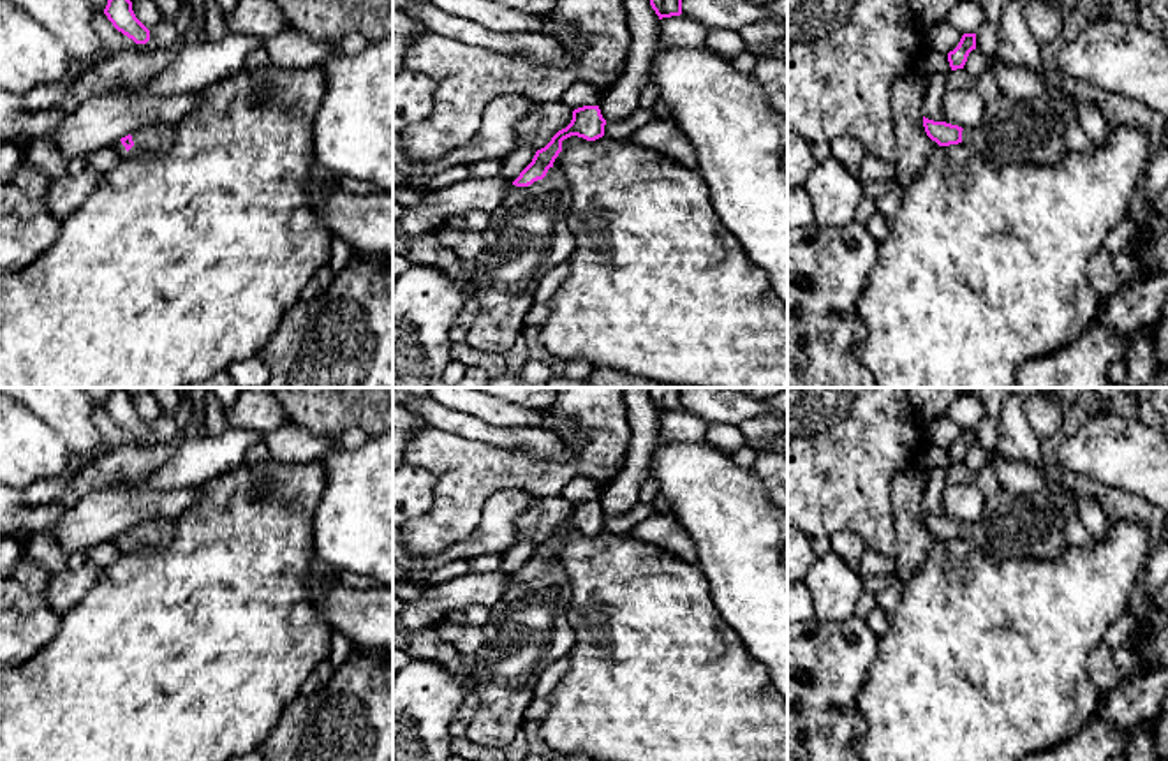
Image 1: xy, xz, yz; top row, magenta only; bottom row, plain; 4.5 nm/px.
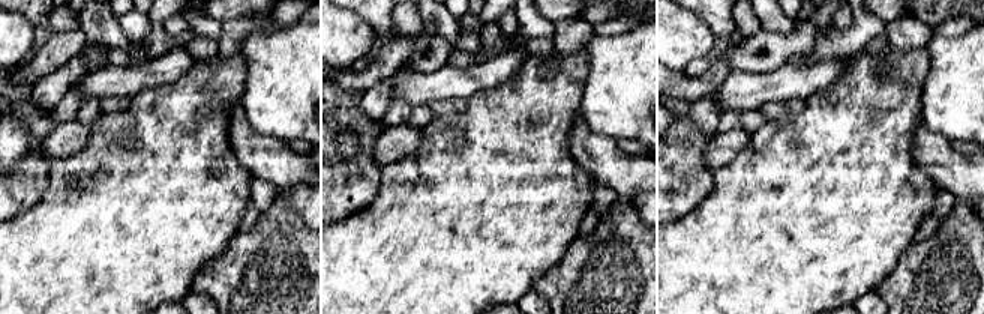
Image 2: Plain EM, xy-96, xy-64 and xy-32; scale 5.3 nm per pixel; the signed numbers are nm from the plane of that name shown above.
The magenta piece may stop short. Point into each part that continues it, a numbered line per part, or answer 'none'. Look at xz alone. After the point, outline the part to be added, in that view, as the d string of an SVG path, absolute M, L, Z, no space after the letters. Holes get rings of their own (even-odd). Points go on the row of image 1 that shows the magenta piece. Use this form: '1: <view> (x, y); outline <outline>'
1: xz (527, 235); outline M550 167L543 180L529 187L513 185L507 197L488 213L483 233L484 247L476 257L472 280L479 296L479 312L469 319L465 342L479 352L506 354L523 333L523 317L534 303L541 278L555 266L566 262L574 248L566 217L571 192L566 178Z

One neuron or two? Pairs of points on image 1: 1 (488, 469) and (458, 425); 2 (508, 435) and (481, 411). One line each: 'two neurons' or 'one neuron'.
1: two neurons
2: two neurons

